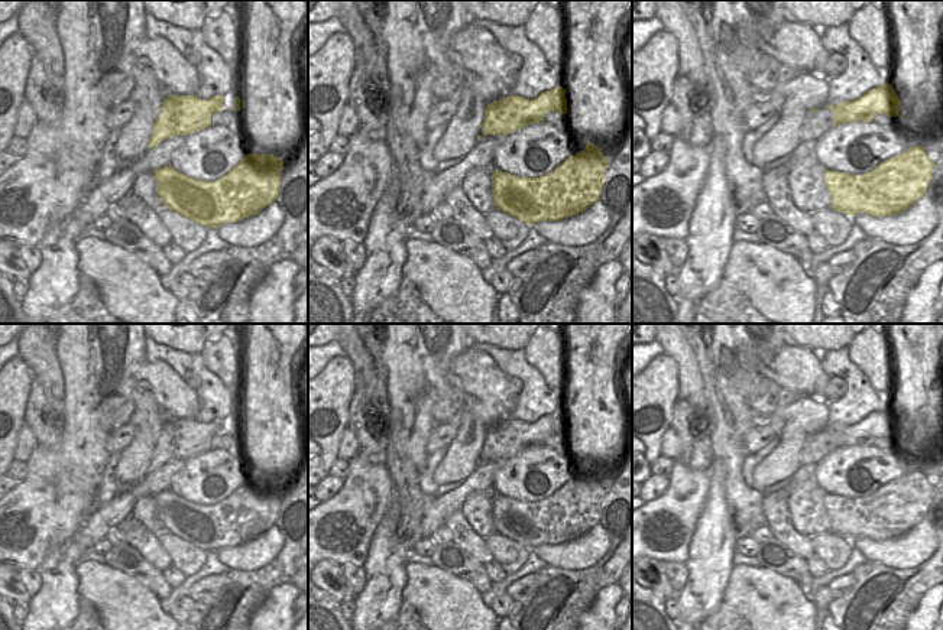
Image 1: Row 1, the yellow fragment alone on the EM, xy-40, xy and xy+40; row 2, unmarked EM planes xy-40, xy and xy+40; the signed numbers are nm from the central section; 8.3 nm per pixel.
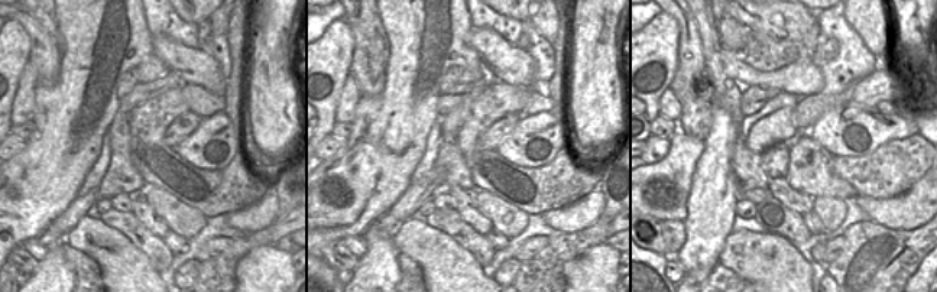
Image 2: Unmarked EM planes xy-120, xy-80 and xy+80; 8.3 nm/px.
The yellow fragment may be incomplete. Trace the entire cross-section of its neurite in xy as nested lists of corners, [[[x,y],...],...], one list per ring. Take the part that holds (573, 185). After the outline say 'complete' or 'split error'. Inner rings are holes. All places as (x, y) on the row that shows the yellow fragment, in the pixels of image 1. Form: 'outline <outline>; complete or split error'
outline [[[587,142],[581,152],[539,178],[495,169],[492,197],[496,210],[528,225],[573,217],[600,199],[607,162],[600,149]]]; complete

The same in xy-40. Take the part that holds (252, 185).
outline [[[247,153],[227,175],[213,182],[189,178],[171,165],[153,175],[165,207],[205,228],[217,228],[253,217],[270,205],[278,197],[282,169],[282,158]]]; complete

